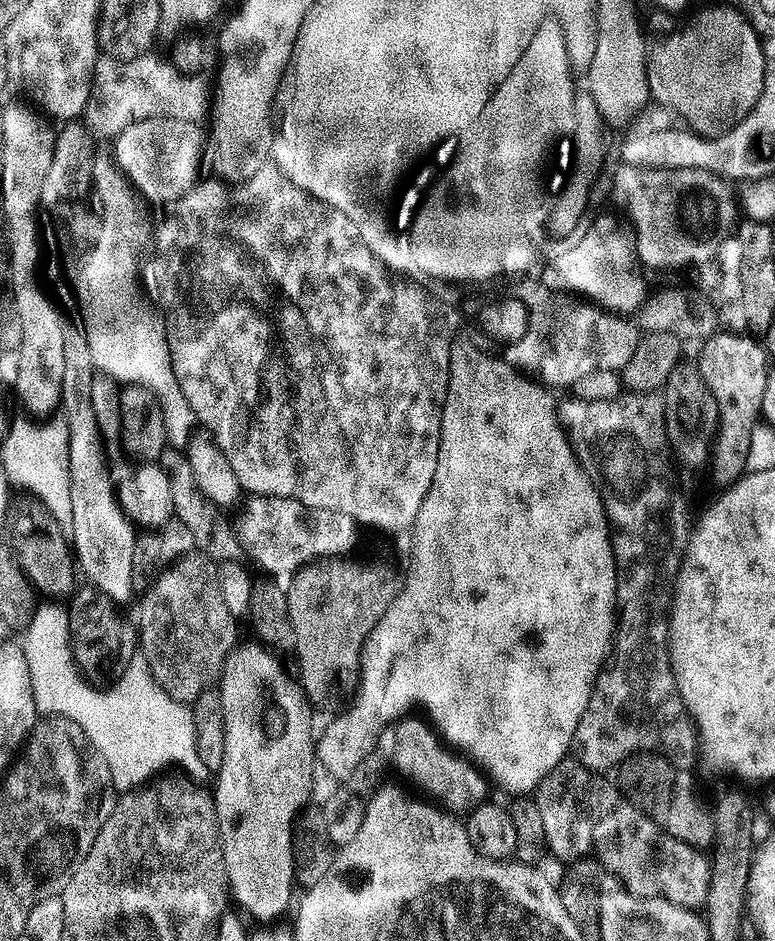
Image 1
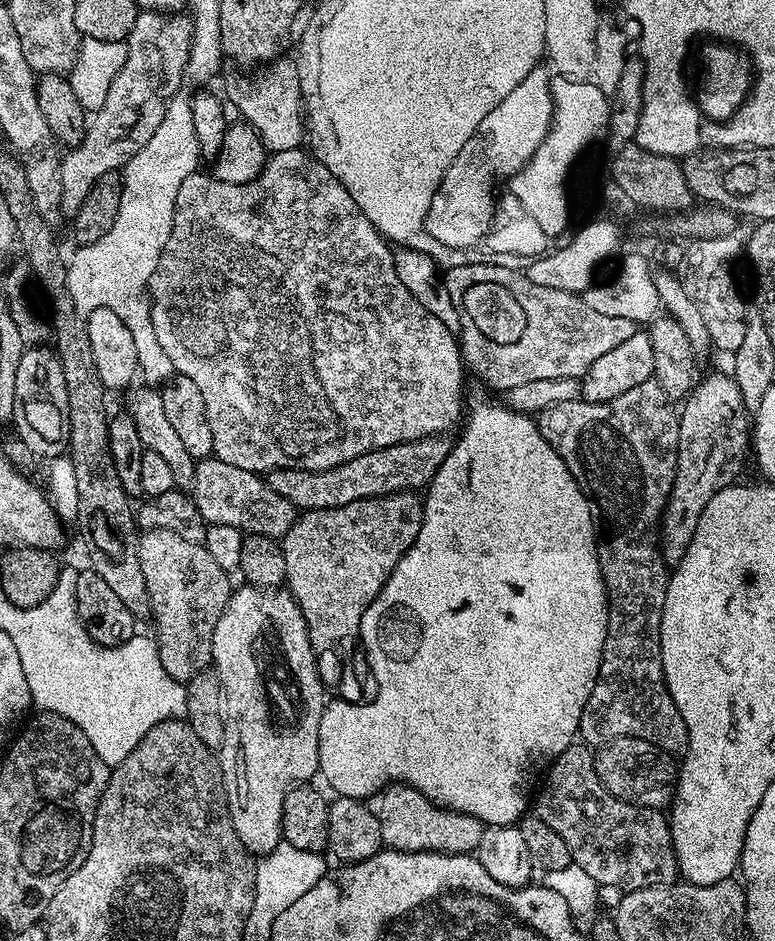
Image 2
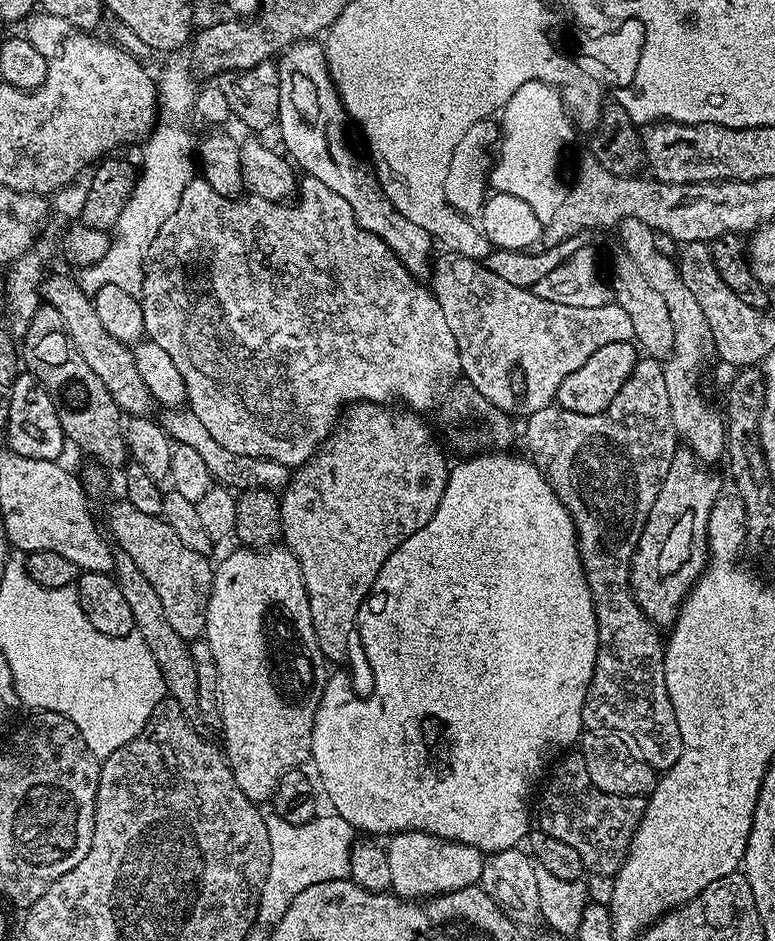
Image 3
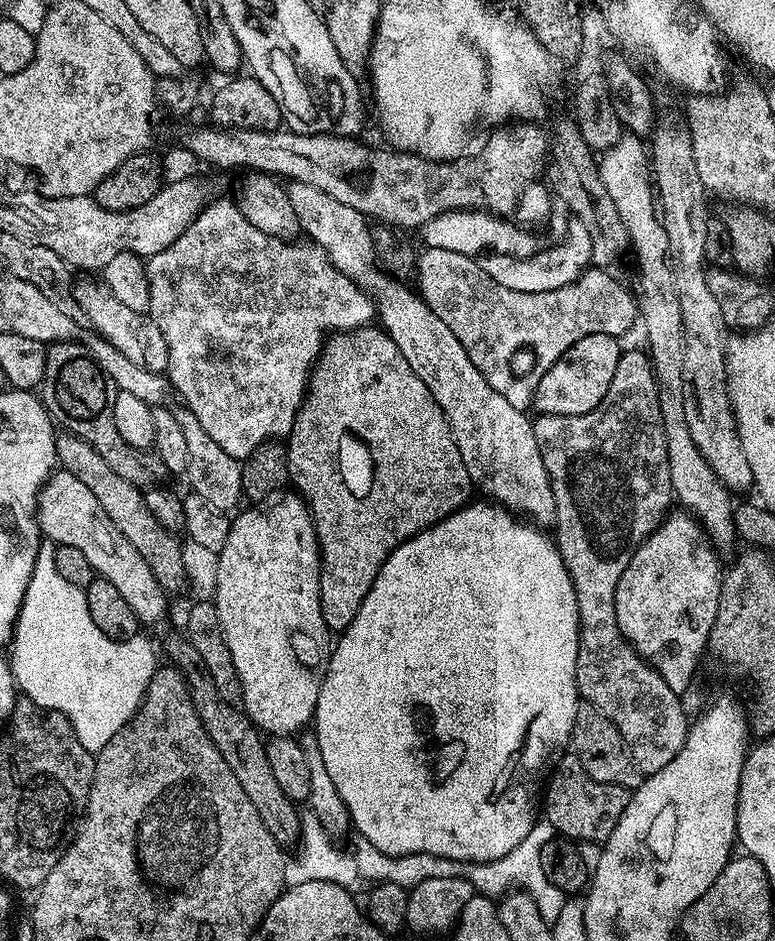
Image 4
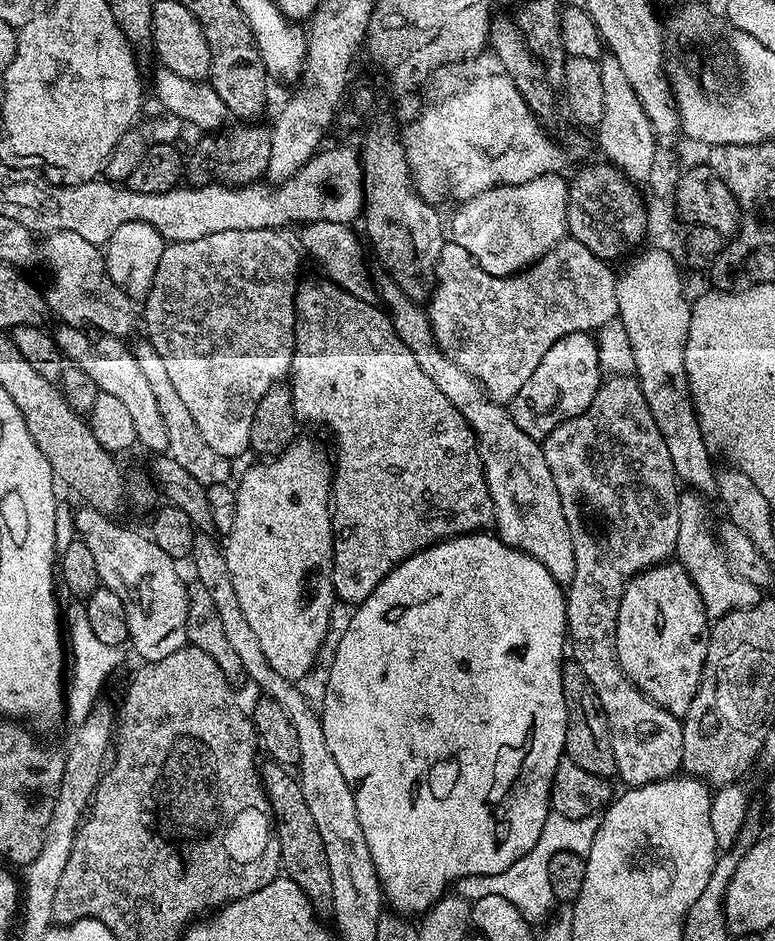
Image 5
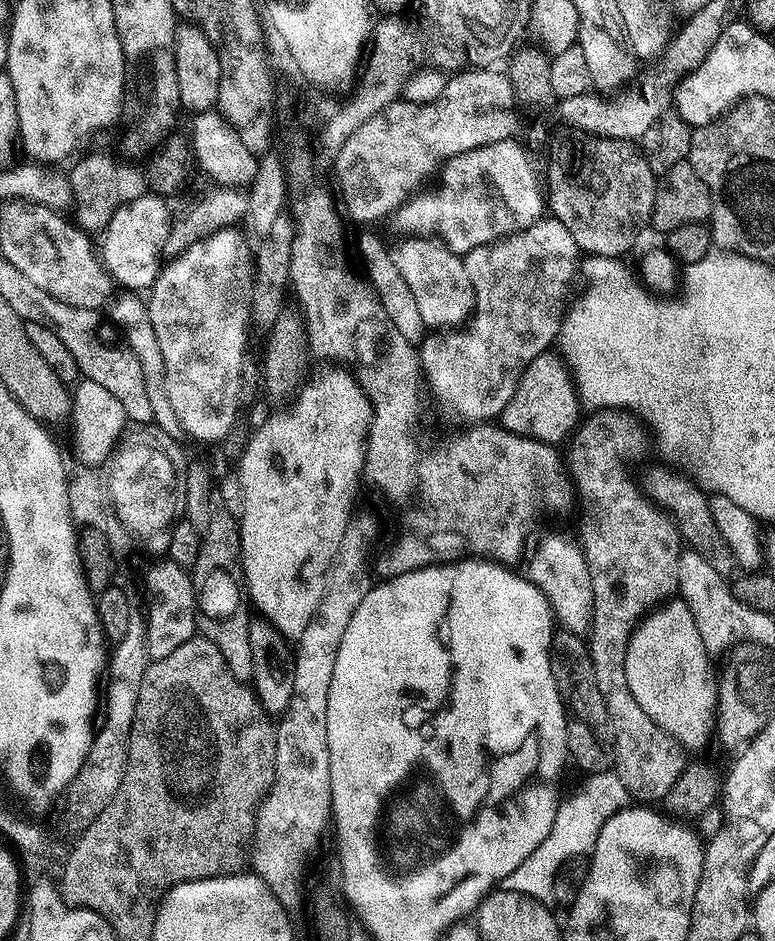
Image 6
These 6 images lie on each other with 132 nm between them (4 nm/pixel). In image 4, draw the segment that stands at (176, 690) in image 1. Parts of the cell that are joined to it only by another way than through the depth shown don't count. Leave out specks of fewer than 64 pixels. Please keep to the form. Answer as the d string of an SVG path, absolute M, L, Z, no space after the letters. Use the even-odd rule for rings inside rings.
M57 435L56 459L63 471L74 474L74 478L80 479L89 488L90 494L94 494L94 498L98 498L102 510L106 510L110 522L114 522L114 526L118 526L122 538L126 538L126 542L130 542L130 546L134 546L134 550L138 550L138 554L142 554L142 558L146 558L150 570L154 570L154 578L158 578L158 582L165 592L175 594L180 587L184 588L186 581L181 541L176 541L179 540L177 533L167 532L165 528L158 526L154 514L150 514L150 510L146 510L144 492L114 474L107 466L105 459L77 436Z

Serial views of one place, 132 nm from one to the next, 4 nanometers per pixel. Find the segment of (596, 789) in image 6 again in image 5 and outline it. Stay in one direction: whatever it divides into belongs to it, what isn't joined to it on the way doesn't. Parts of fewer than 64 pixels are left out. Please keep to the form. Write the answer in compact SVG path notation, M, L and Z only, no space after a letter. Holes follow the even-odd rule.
M549 811L546 818L546 826L542 826L542 834L538 834L538 842L514 866L506 866L502 874L493 876L463 876L454 885L455 895L469 902L478 898L486 898L486 894L498 894L498 898L506 898L510 906L514 906L522 913L525 921L540 920L547 921L552 915L554 897L550 890L550 858L559 852L573 852L579 856L587 857L591 844L594 842L594 834L598 834L600 816L587 816L586 818L566 818L566 814L558 814Z

